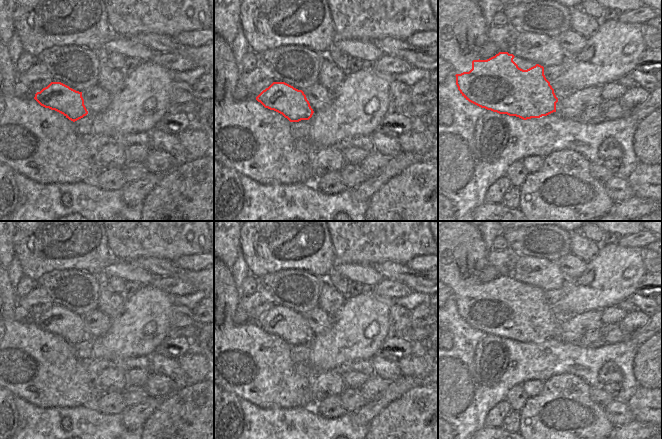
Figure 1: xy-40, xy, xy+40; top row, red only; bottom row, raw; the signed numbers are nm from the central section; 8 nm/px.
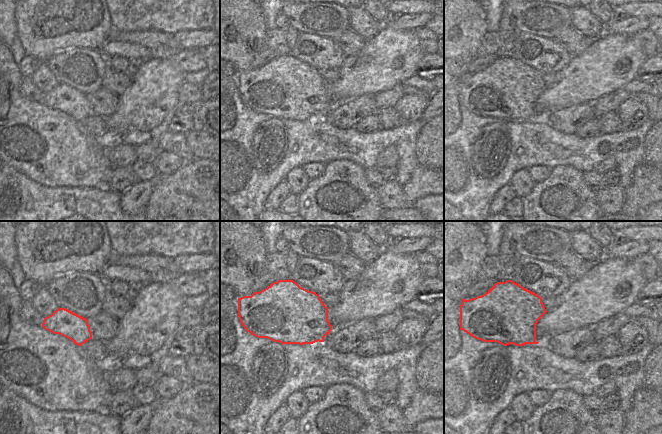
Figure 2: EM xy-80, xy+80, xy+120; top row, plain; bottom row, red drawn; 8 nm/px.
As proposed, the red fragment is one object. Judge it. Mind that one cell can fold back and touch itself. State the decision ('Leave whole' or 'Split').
Split.

